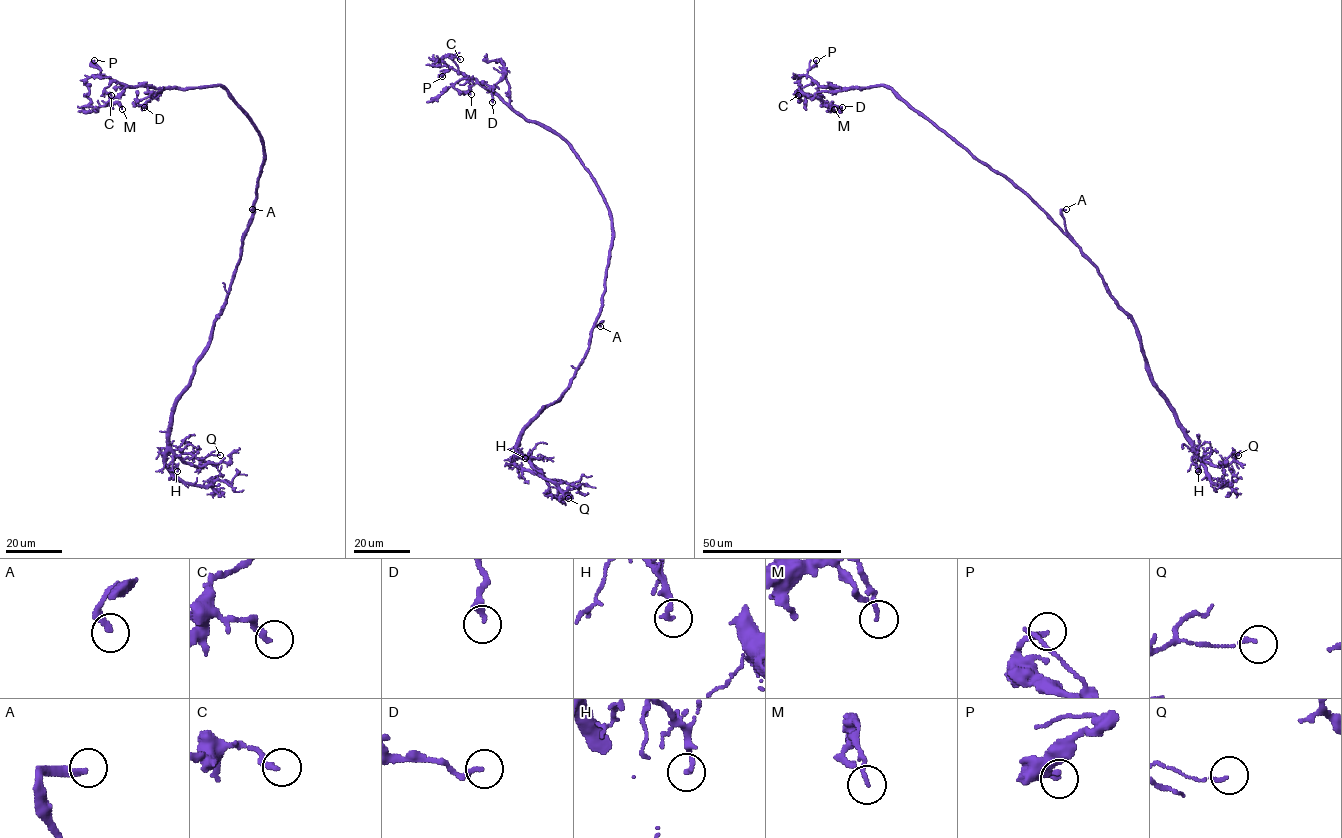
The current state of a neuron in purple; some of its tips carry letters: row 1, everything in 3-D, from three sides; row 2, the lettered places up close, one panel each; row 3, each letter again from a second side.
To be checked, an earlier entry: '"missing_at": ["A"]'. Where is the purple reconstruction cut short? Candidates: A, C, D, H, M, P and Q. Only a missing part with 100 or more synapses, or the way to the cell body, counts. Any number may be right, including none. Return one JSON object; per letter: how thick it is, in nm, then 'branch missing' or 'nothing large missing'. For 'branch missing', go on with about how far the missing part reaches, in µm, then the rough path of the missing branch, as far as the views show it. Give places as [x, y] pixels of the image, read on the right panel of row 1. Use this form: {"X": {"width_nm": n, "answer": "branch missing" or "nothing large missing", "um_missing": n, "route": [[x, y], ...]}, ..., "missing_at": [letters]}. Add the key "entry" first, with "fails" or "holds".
{"entry": "holds", "A": {"width_nm": 260, "answer": "branch missing", "um_missing": 35, "route": [[1066, 209], [1083, 207], [1104, 191], [1116, 163], [1114, 155]]}, "C": {"width_nm": 200, "answer": "nothing large missing"}, "D": {"width_nm": 240, "answer": "nothing large missing"}, "H": {"width_nm": 190, "answer": "nothing large missing"}, "M": {"width_nm": 110, "answer": "nothing large missing"}, "P": {"width_nm": 220, "answer": "nothing large missing"}, "Q": {"width_nm": 130, "answer": "nothing large missing"}, "missing_at": ["A"]}

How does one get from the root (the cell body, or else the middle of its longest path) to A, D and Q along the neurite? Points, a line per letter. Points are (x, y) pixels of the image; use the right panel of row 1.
A: (1046, 213), (1067, 234), (1061, 213), (1061, 210), (1066, 209)
D: (1046, 213), (1003, 175), (975, 158), (911, 109), (890, 88), (872, 85), (815, 94), (827, 104), (842, 107)
Q: (1046, 213), (1096, 268), (1107, 292), (1130, 317), (1153, 384), (1194, 452), (1217, 466), (1229, 465), (1238, 455)

